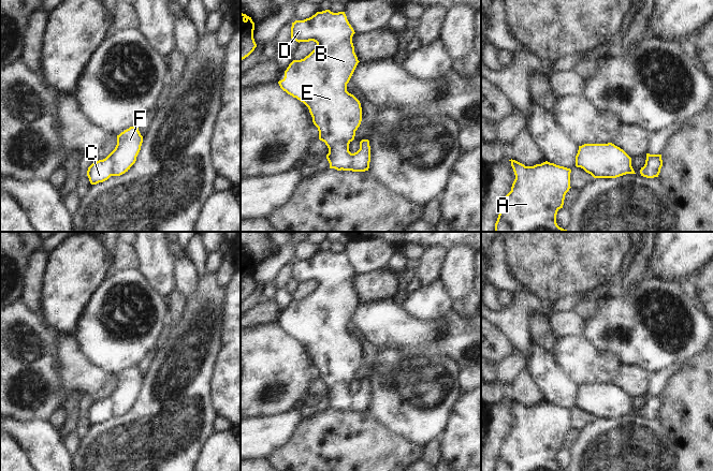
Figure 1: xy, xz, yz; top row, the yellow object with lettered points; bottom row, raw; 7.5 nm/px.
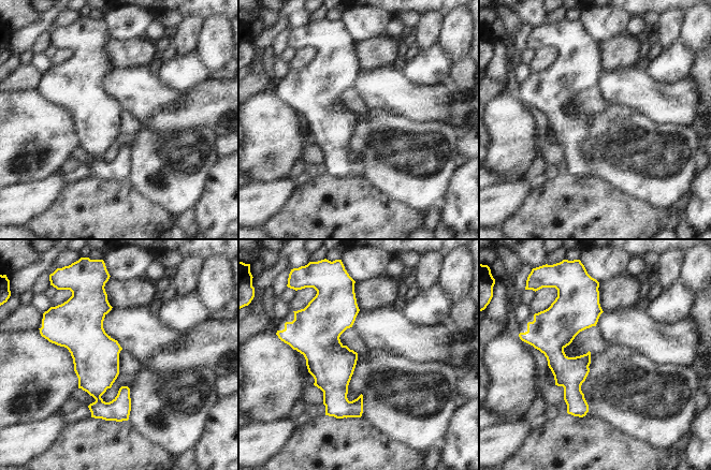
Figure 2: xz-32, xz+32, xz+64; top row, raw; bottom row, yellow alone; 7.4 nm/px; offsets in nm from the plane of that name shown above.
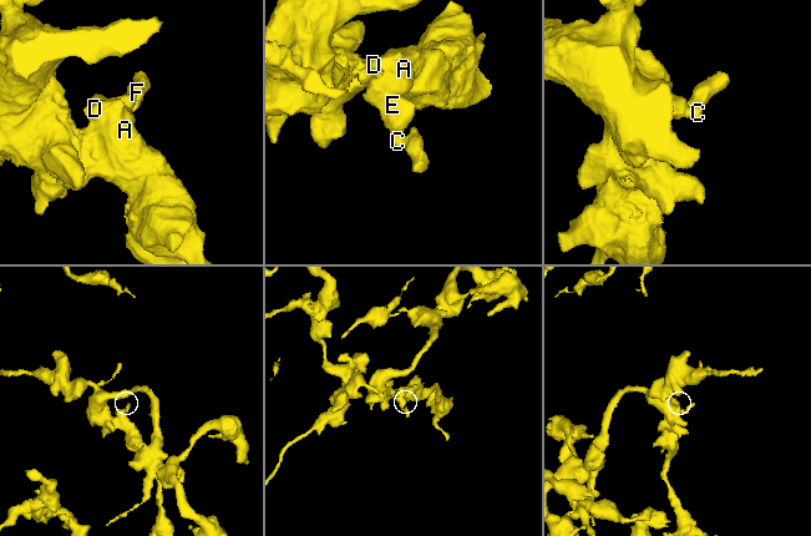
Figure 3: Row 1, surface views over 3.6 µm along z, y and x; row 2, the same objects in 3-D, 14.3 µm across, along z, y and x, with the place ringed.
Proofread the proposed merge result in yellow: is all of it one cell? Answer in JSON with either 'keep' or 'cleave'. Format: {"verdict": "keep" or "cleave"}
{"verdict": "keep"}

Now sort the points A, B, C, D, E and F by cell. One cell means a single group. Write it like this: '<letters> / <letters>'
A B C D E F

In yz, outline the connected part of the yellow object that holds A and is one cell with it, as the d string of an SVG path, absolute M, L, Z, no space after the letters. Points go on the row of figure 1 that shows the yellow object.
M509 160L515 179L511 191L505 196L495 232L568 232L556 223L557 211L563 208L566 193L570 187L571 170L548 161L534 166Z

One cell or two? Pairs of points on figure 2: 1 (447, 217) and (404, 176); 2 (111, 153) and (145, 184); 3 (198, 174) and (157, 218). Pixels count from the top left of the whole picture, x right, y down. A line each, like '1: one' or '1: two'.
1: two
2: two
3: two

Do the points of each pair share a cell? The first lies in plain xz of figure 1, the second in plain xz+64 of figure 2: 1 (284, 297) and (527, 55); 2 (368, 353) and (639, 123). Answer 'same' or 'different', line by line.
1: different
2: different

